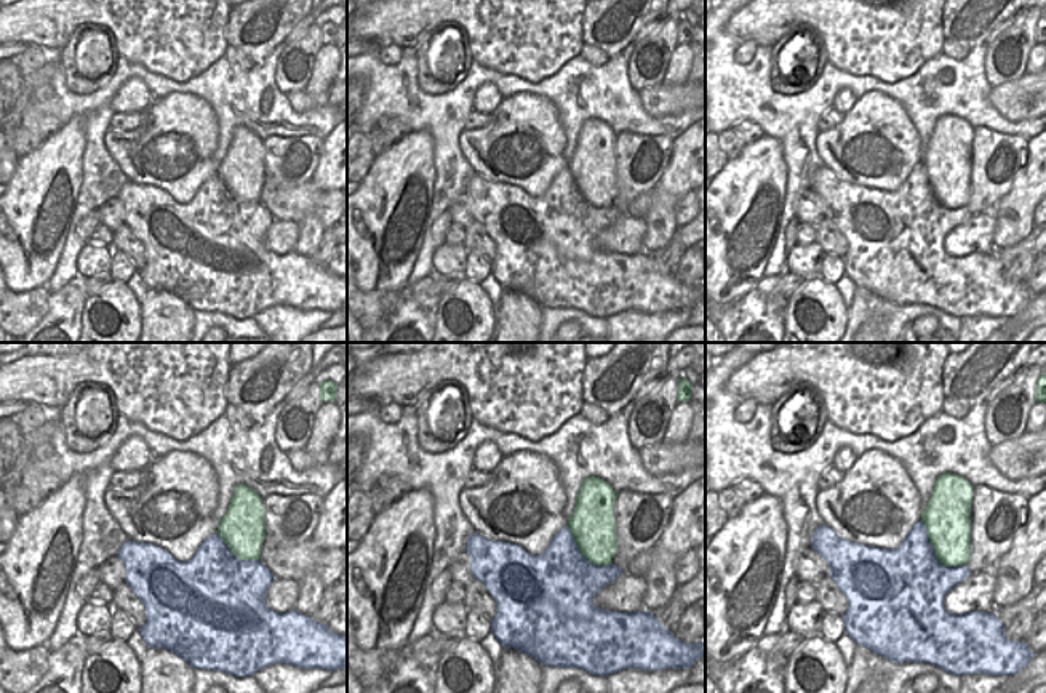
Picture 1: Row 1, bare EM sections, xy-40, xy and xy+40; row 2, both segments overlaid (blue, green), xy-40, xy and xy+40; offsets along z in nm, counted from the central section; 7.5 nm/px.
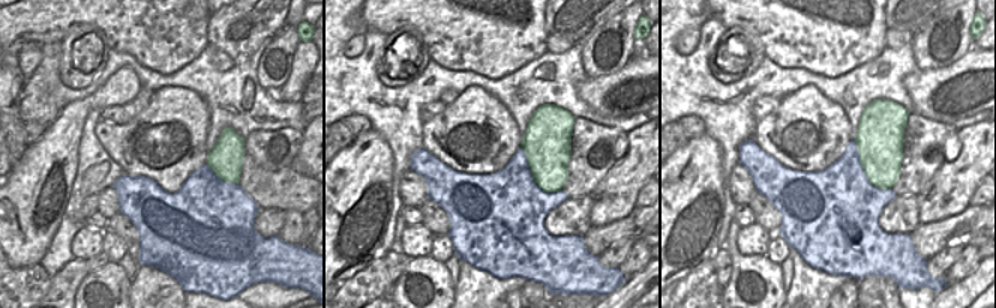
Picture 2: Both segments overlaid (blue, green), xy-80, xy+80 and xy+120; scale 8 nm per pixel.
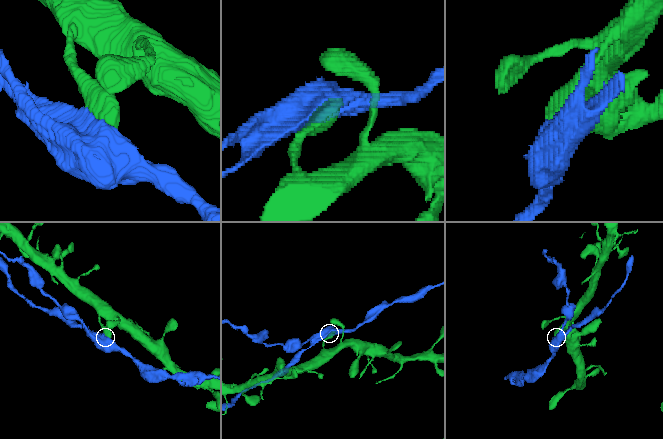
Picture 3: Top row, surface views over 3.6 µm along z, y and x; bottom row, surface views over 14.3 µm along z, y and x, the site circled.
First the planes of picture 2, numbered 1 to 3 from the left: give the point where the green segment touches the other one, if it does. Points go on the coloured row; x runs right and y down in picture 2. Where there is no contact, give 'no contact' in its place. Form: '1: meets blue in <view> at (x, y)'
1: meets blue in xy-80 at (222, 181)
2: meets blue in xy+80 at (531, 178)
3: meets blue in xy+120 at (863, 172)

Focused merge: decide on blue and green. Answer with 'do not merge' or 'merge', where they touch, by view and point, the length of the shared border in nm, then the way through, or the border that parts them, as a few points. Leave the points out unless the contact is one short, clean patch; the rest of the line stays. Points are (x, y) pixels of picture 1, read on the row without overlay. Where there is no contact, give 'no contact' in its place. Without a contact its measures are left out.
do not merge; contact xy+40 (933, 194); length 480 nm

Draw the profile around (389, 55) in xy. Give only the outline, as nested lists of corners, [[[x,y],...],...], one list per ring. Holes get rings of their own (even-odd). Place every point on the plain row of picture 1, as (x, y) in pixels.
[[[384,43],[379,50],[377,50],[377,59],[384,64],[384,66],[395,66],[398,64],[401,58],[401,48],[393,45],[393,43]]]

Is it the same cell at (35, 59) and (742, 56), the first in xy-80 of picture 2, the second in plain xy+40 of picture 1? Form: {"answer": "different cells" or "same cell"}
{"answer": "same cell"}

